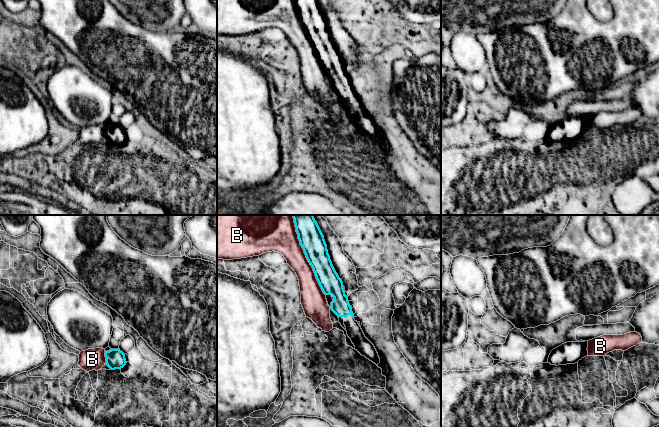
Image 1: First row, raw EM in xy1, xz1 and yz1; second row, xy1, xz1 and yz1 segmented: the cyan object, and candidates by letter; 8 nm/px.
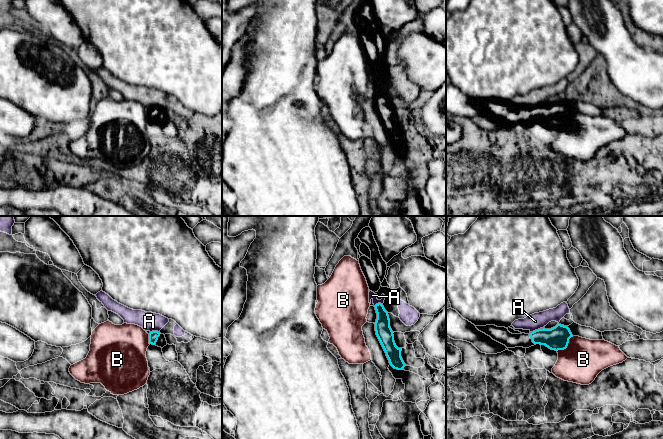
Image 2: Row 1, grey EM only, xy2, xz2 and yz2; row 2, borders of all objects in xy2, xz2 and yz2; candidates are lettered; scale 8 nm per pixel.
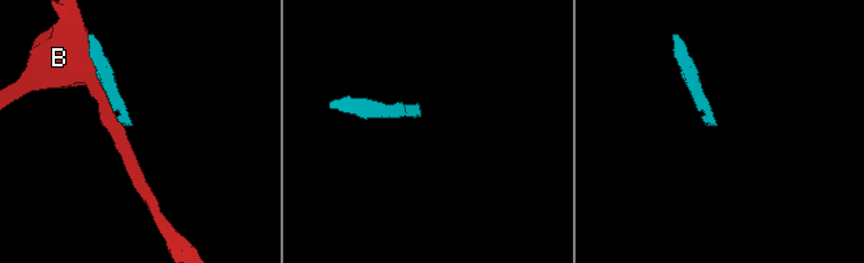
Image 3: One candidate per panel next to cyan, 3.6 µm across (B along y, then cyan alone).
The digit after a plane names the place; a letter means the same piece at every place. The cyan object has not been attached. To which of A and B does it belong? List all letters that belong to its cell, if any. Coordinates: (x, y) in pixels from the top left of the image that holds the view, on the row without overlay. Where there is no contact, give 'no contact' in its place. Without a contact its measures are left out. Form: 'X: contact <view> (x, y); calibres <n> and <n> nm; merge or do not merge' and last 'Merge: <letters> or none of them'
A: contact xy2 (154, 107); calibres 80 and 150 nm; do not merge
B: contact xz1 (307, 35); calibres 190 and 220 nm; do not merge
Merge: none of them

